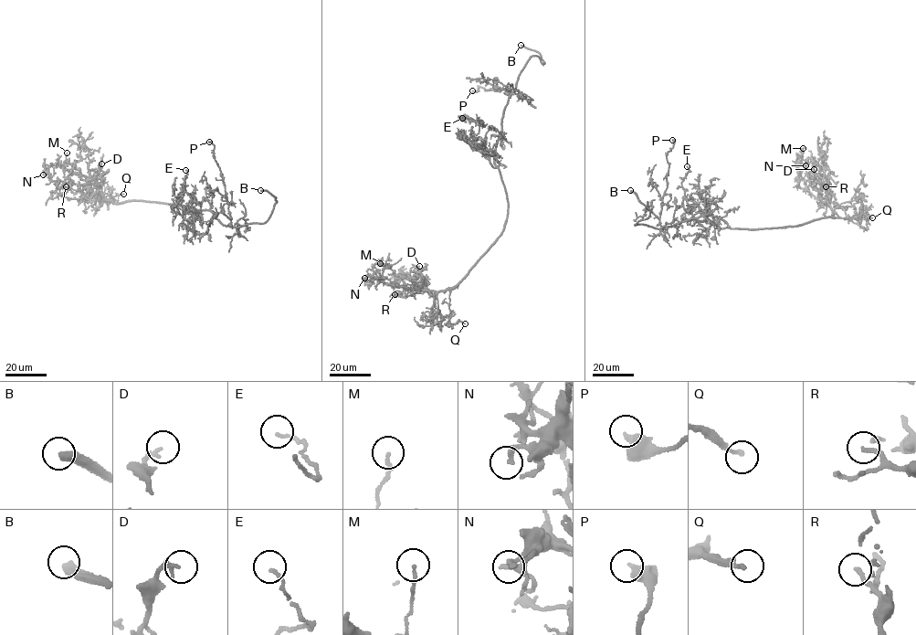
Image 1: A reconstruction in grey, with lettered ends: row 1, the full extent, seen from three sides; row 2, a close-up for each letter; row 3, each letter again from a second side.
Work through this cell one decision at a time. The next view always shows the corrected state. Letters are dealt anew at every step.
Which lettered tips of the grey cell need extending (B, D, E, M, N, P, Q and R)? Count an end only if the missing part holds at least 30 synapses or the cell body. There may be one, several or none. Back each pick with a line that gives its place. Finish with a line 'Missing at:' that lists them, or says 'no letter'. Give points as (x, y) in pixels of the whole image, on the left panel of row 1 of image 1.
B: place (260, 190)
R: place (66, 186)
Missing at: B, R

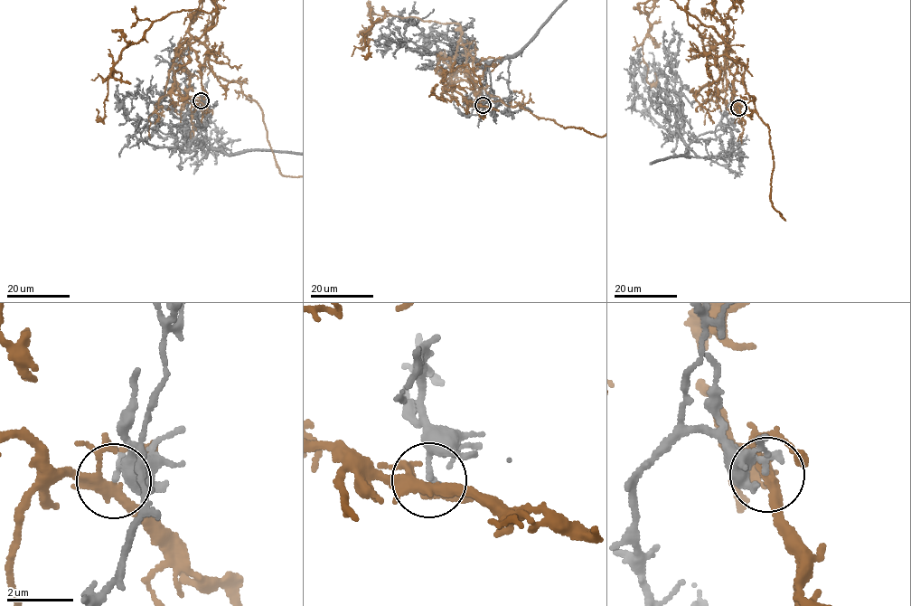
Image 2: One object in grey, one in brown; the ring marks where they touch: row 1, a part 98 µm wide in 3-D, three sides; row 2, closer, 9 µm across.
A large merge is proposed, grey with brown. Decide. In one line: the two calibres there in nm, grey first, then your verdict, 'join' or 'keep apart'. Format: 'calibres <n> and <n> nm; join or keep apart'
calibres 200 and 280 nm; keep apart

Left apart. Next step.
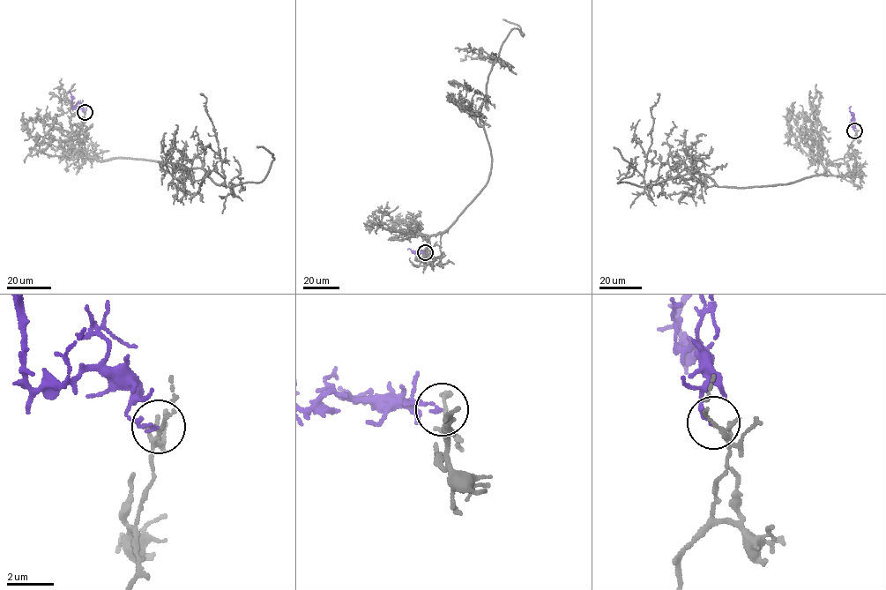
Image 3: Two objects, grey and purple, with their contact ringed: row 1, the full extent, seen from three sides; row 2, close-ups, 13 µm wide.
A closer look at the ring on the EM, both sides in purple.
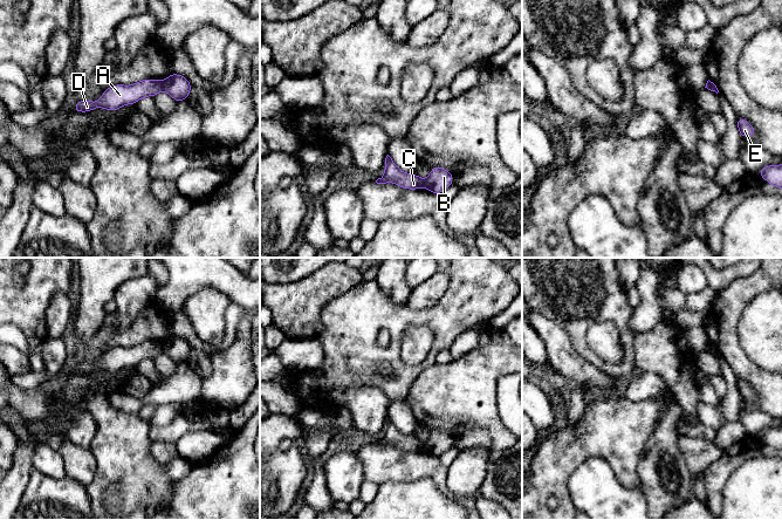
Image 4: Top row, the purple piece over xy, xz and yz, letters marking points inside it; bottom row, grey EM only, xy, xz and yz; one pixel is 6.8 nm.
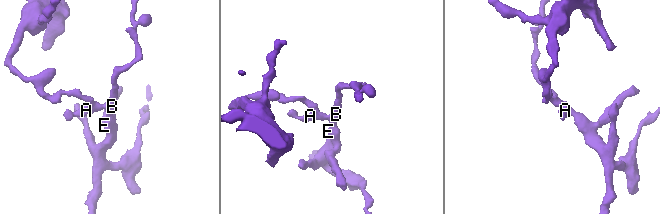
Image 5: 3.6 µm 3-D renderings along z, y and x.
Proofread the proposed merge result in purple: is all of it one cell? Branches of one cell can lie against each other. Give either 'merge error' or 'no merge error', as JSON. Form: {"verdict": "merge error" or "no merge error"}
{"verdict": "merge error"}

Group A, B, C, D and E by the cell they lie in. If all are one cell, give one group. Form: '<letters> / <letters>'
A C D / B E

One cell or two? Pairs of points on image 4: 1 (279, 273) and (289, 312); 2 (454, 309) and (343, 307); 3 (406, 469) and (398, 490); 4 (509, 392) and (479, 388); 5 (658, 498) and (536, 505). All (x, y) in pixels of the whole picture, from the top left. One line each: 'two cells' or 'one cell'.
1: two cells
2: one cell
3: two cells
4: two cells
5: two cells

